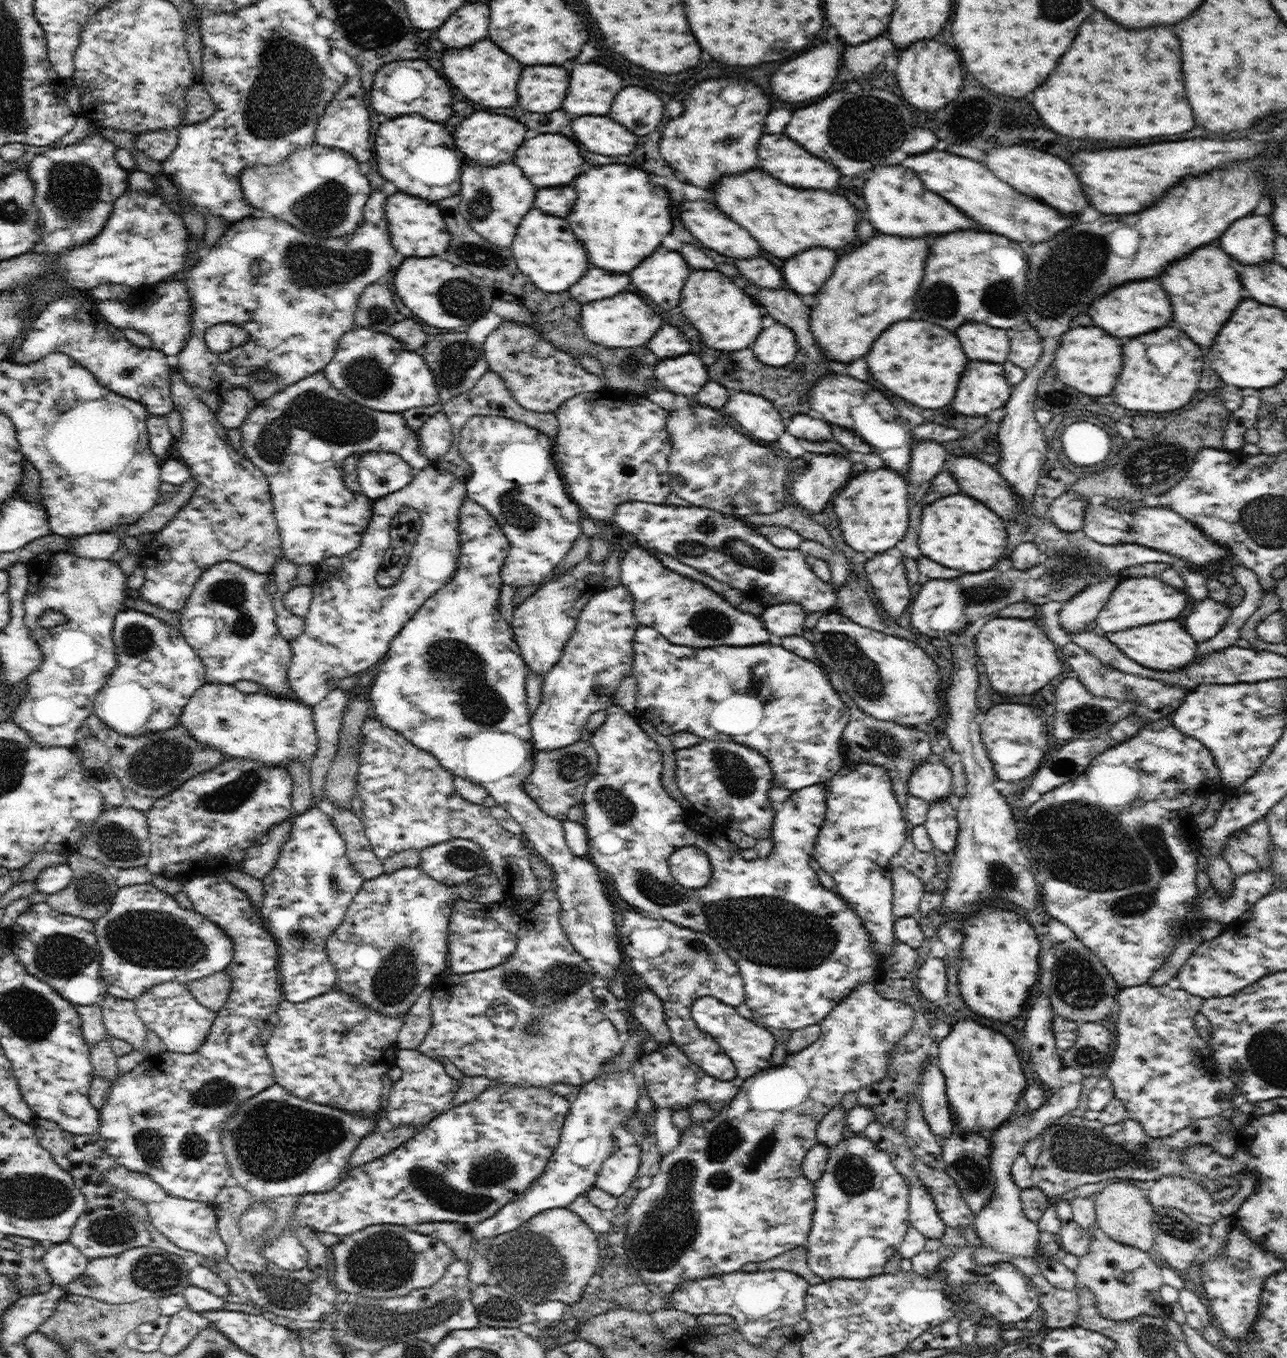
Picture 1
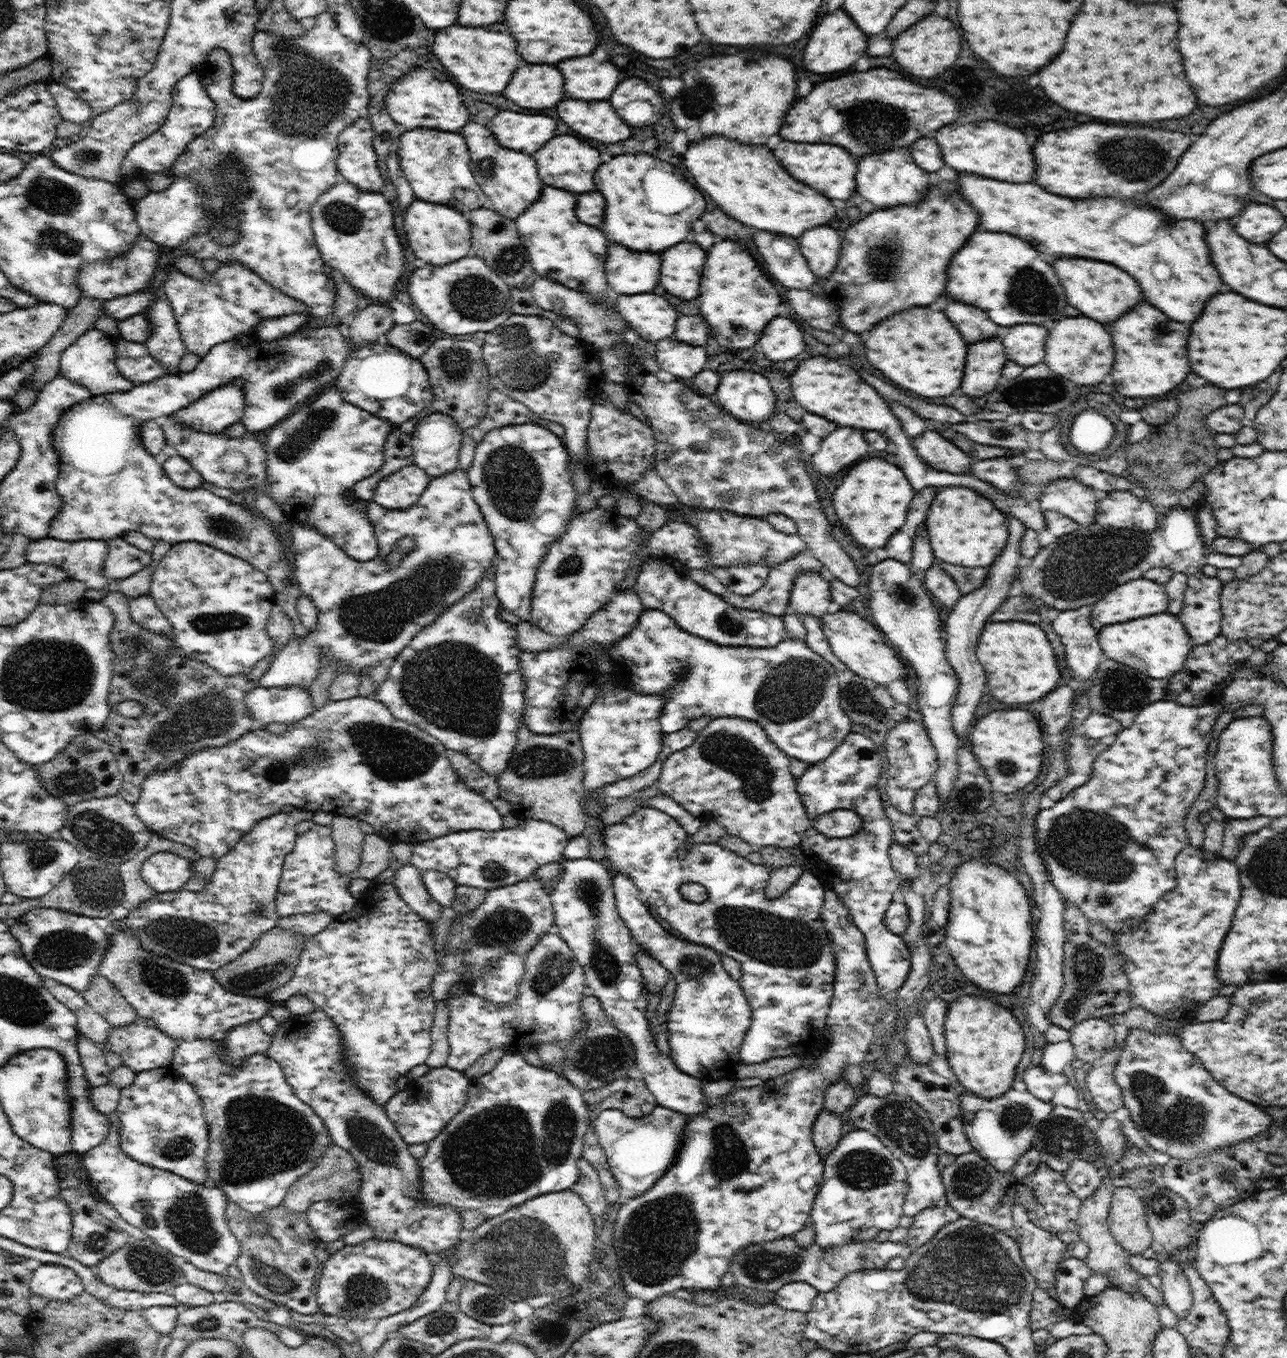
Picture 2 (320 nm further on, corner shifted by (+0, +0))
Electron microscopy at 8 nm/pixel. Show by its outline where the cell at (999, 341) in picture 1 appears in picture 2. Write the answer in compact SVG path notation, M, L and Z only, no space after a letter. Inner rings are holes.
M948 300L946 304L946 316L952 320L952 324L960 330L960 334L964 336L964 340L968 344L984 340L984 338L992 338L1003 335L1002 329L993 320L988 318L988 314L972 304L966 302L956 302L956 300Z

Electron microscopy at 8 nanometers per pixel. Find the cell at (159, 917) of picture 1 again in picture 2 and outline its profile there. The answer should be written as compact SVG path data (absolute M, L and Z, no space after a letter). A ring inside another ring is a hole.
M276 813L268 818L263 818L258 822L258 824L248 832L236 843L236 846L232 850L229 850L224 856L221 856L217 859L217 867L213 872L212 880L206 882L205 888L201 892L190 892L190 890L178 890L173 891L172 893L158 893L156 896L148 901L142 902L142 905L136 909L136 911L129 912L128 916L124 919L116 920L116 925L111 926L116 929L128 929L132 931L133 935L136 935L140 946L152 954L158 954L158 956L168 956L172 960L178 962L183 962L184 964L194 966L194 968L205 970L208 972L214 972L218 970L221 966L228 964L230 961L236 961L236 958L239 958L244 952L252 949L256 941L260 941L262 934L266 933L272 928L278 926L278 910L276 910L276 892L278 891L278 884L282 879L282 871L284 868L285 856L292 852L292 849L295 847L295 840L297 837L296 827L298 820L292 816L291 813Z

